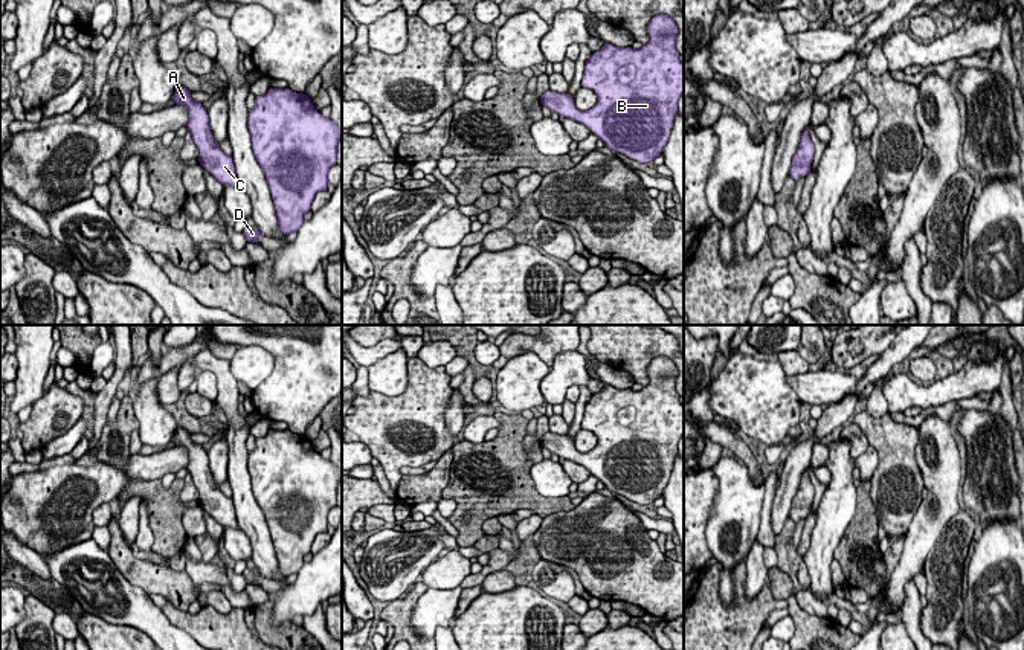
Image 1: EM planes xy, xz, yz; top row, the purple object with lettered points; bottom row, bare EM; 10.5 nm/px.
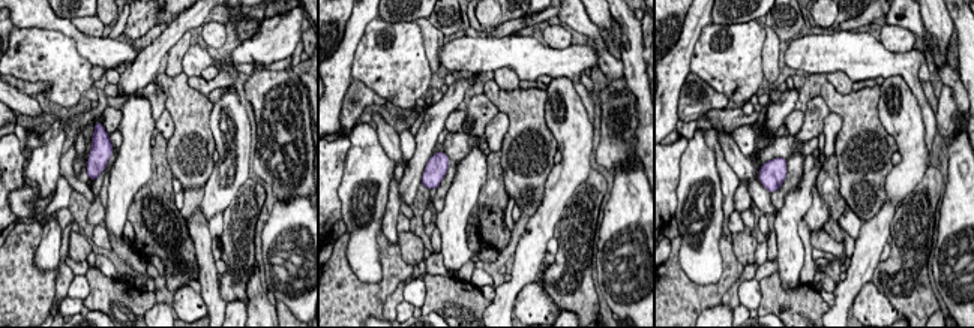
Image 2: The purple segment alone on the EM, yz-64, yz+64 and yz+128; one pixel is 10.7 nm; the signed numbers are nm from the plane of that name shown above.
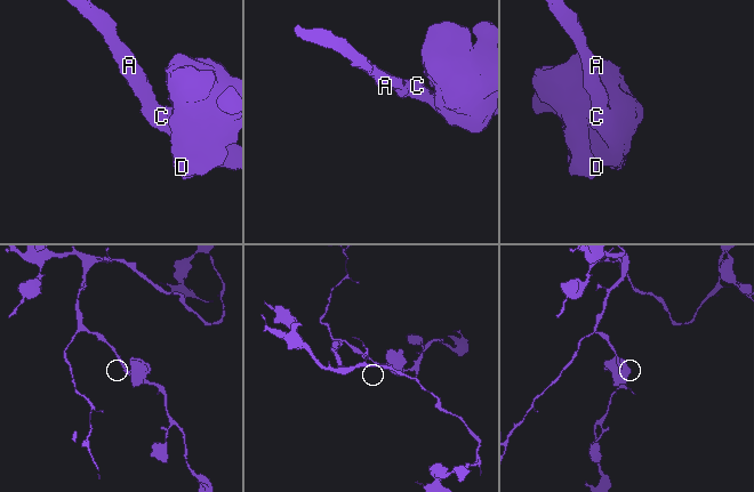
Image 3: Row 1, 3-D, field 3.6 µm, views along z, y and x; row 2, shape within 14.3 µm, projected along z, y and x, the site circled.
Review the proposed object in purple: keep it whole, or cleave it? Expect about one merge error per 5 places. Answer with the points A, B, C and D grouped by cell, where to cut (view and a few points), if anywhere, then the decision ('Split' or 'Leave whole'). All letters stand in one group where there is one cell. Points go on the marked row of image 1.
Groups: A B C D. No split. Leave whole

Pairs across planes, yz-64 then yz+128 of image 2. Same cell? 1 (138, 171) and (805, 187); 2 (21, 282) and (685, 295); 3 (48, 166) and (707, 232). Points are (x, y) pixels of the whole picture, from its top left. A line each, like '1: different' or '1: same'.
1: same
2: same
3: same

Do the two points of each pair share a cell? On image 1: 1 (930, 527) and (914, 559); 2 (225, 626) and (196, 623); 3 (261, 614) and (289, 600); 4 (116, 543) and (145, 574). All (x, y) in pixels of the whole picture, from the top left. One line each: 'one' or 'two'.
1: one
2: one
3: two
4: one

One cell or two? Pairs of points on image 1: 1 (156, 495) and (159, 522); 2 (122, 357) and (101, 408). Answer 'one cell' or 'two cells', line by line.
1: one cell
2: one cell

